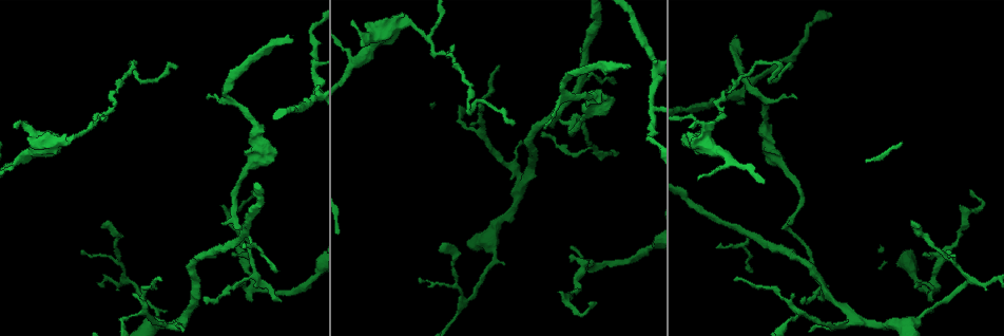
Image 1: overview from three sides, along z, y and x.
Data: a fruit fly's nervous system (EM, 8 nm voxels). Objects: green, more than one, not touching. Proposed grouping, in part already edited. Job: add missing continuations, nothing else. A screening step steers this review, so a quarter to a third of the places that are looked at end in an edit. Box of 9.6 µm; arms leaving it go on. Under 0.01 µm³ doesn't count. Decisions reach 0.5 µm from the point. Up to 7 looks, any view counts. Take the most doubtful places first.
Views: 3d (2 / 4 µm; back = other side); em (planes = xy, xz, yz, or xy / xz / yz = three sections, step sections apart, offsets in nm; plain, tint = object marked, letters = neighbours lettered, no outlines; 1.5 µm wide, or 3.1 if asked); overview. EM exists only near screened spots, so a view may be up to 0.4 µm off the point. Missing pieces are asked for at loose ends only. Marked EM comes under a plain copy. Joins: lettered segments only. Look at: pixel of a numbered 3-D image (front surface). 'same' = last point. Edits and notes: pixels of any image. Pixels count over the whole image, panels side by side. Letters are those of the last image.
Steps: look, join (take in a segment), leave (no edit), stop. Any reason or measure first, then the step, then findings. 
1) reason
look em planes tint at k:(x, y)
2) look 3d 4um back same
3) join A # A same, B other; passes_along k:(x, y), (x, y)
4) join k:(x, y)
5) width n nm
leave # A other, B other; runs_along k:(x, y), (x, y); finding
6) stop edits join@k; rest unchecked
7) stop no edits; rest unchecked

free end
look em yz step 4 tint at 1:(630, 65)

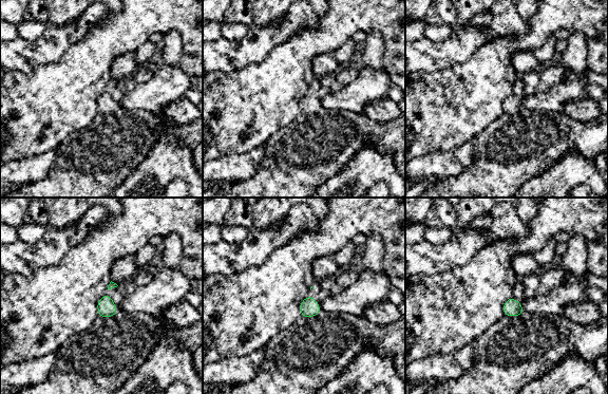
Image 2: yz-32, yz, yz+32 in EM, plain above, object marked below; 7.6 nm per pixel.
what lies round it
look em yz step 4 letters same

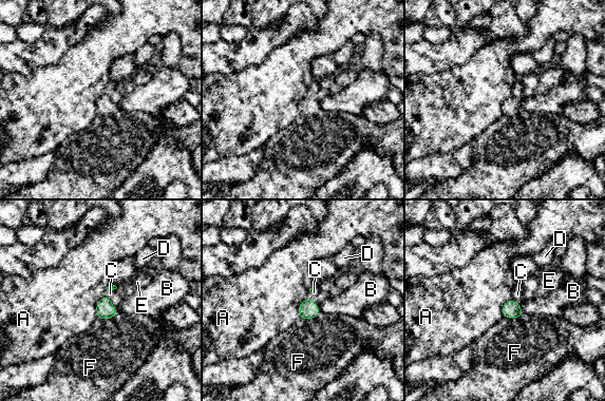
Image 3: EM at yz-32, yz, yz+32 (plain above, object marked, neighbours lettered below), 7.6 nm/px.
join C # A other, B other, C same, D other, E other, F other; passes_along 3:(511, 309), (515, 302), (517, 294); the cell continues

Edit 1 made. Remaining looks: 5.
free end
look 3d 2um at 1:(915, 288)

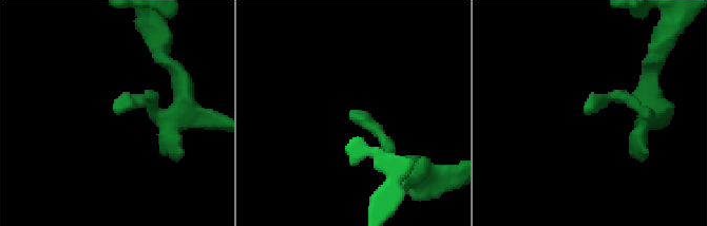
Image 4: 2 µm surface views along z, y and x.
look em planes letters at 4:(353, 110)

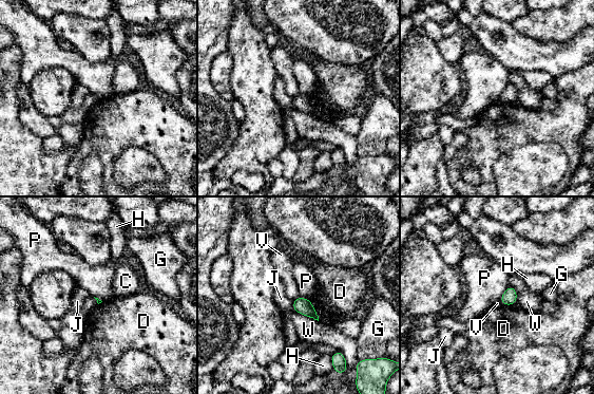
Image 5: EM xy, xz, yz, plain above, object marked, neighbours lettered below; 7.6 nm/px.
leave # C other, D other, G other, H other, J other, P other, V other, W other; border 5:(509, 285), (499, 300); none of them fits

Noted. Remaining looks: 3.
look em planes letters at 1:(615, 84)

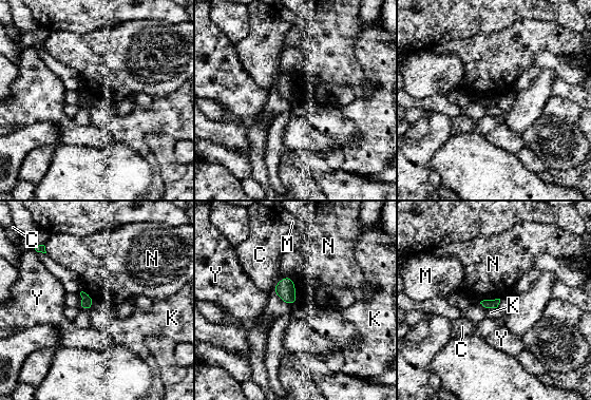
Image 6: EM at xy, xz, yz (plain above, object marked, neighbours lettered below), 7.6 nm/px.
leave # C other, K other, M other, N other, Y other; border 6:(290, 278), (293, 283), (297, 303); no lettered segment goes on from it

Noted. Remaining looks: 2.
stop edits join@3; rest unchecked

